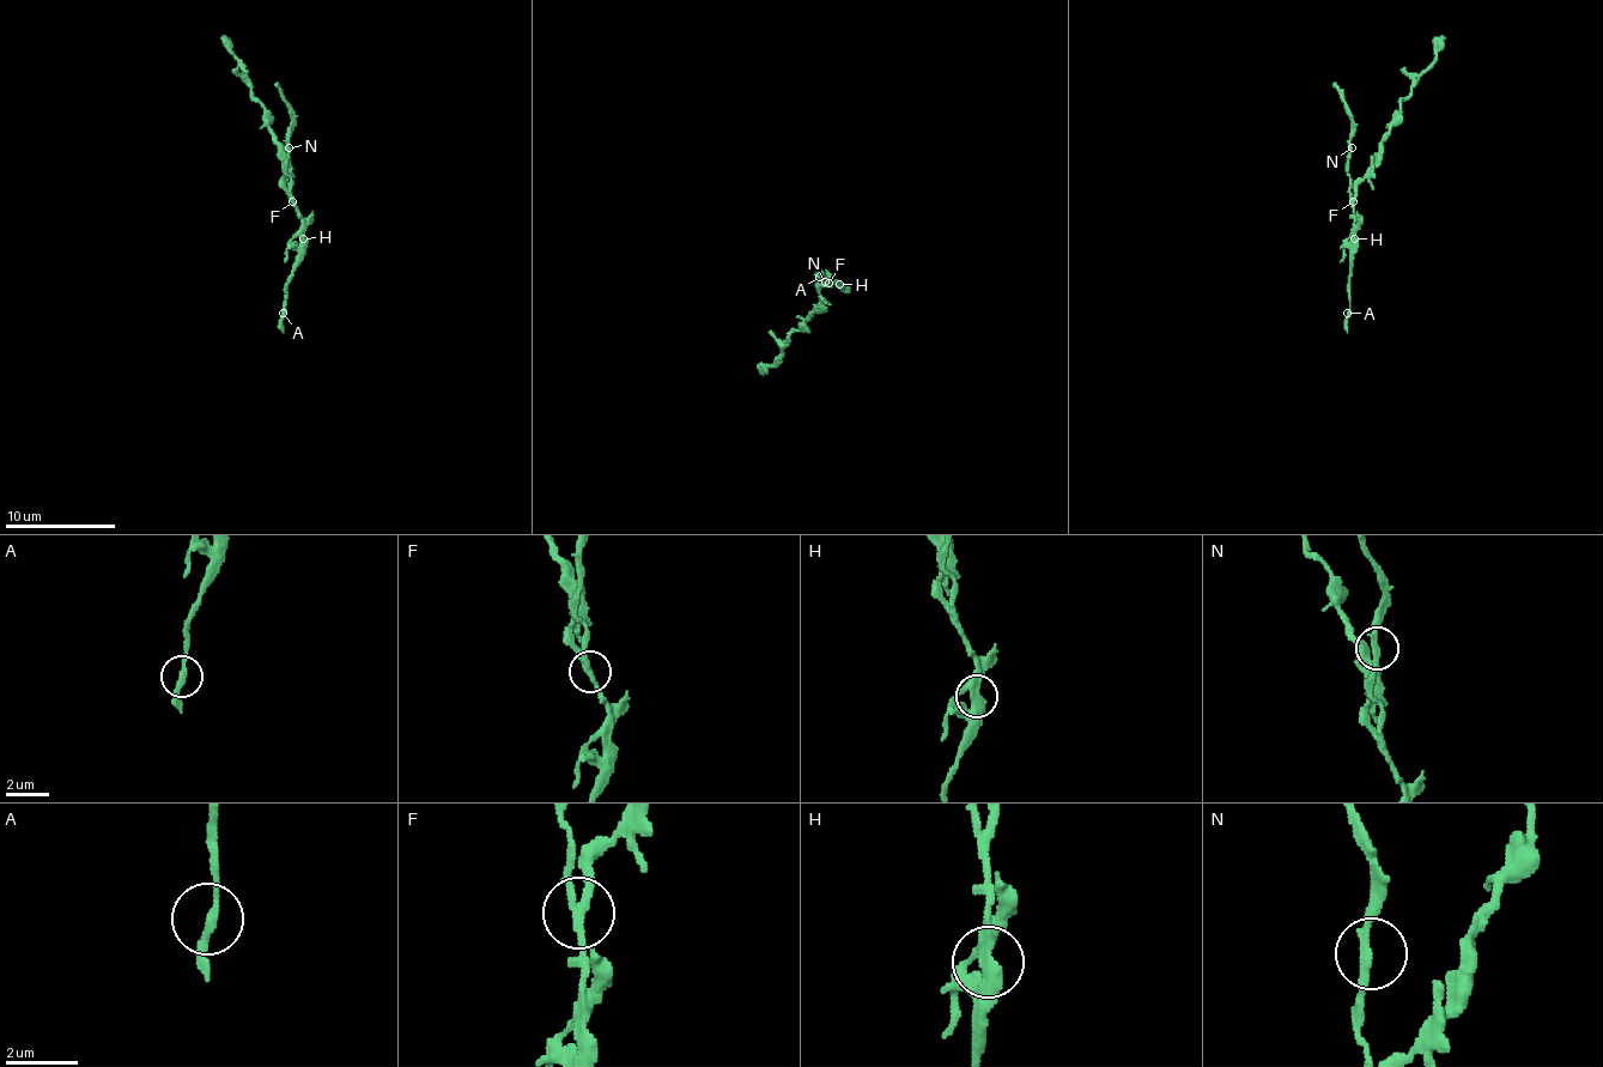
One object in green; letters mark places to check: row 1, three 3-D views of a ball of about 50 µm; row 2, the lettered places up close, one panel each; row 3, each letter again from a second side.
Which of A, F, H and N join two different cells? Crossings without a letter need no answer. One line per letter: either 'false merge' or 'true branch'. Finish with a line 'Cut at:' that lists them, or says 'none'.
A: true branch
F: false merge
H: false merge
N: true branch
Cut at: F, H

